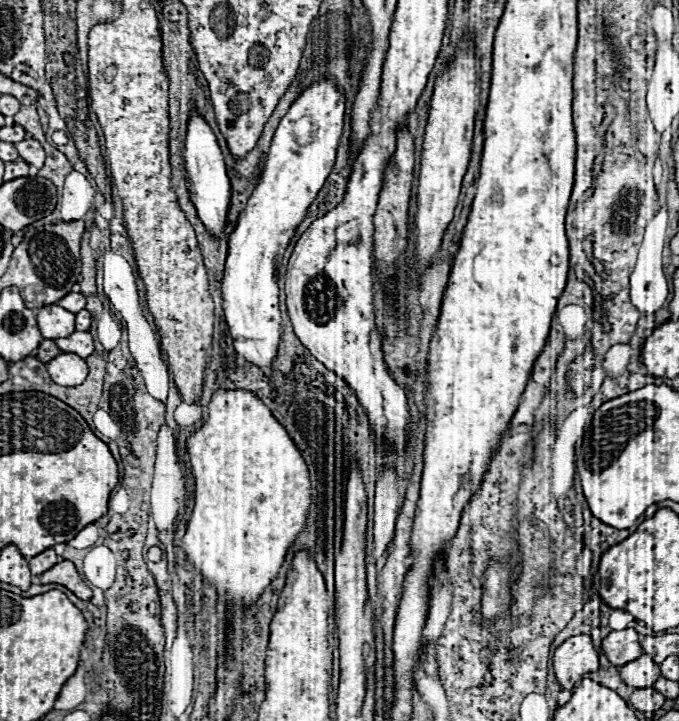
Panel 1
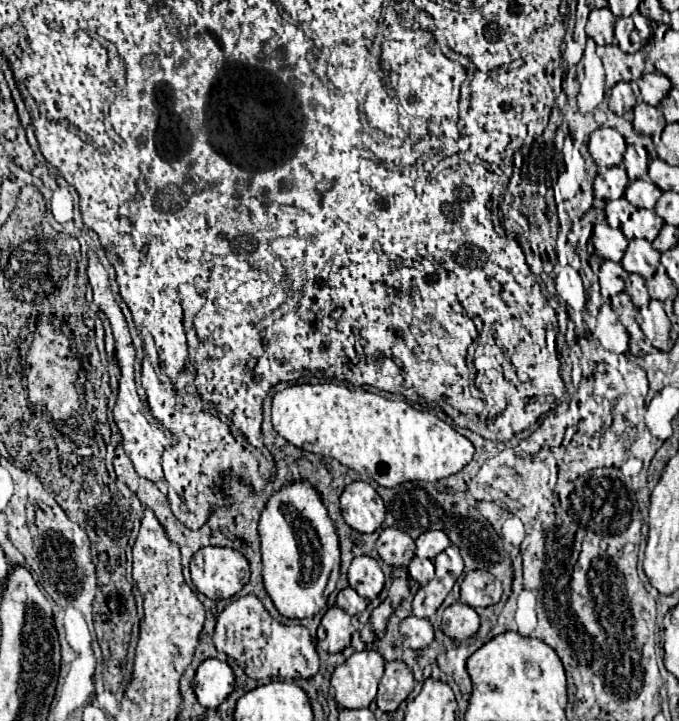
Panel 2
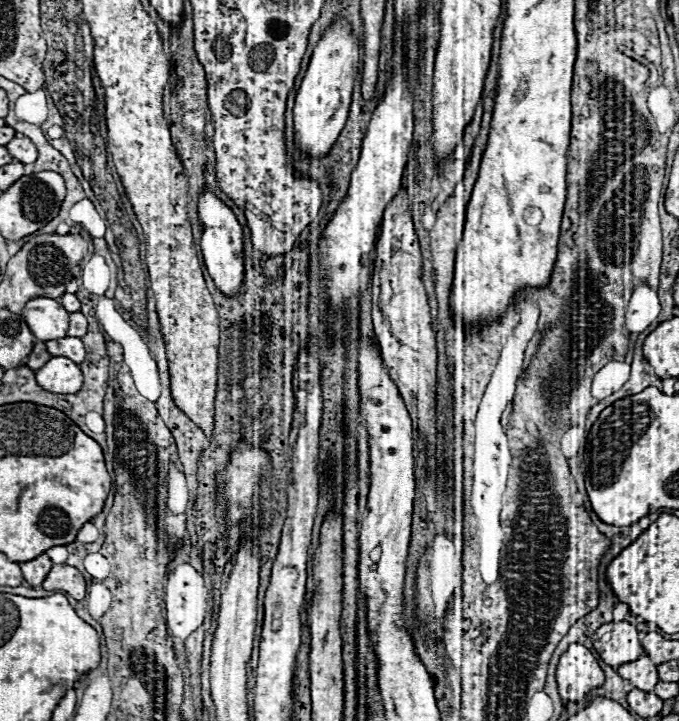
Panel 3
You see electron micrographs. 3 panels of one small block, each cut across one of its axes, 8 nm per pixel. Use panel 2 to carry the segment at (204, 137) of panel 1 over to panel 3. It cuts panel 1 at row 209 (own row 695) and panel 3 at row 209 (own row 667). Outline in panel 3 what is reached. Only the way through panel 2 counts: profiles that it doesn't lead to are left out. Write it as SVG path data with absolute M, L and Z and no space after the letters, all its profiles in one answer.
M202 192L200 202L198 202L198 214L200 214L200 222L202 222L202 254L204 254L204 264L210 272L210 276L214 278L214 284L218 286L218 290L228 296L234 298L240 294L240 288L244 284L244 250L242 250L242 226L238 224L236 216L232 214L232 210L220 202L212 192Z

